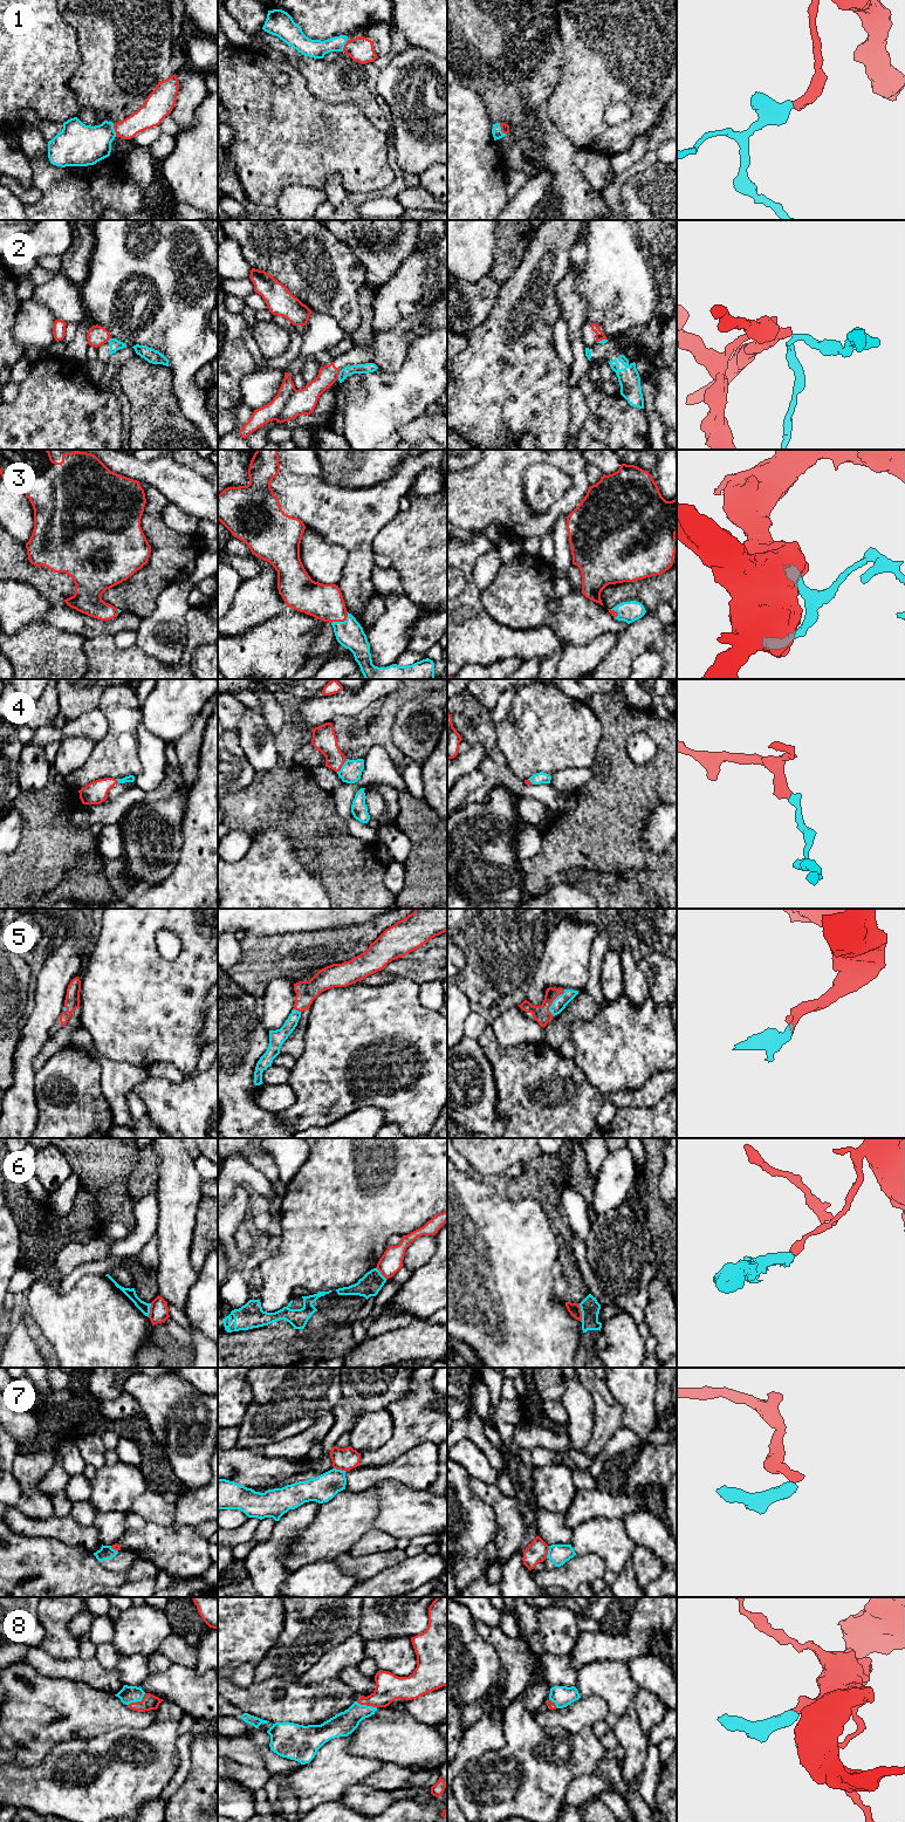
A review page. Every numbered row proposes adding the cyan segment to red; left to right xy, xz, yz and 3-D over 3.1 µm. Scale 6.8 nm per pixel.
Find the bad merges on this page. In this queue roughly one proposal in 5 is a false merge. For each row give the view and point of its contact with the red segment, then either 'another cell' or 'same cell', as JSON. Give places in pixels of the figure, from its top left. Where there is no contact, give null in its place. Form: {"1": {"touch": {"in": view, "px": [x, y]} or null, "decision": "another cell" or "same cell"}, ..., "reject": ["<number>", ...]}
{"1": {"touch": {"in": "xy", "px": [115, 130]}, "decision": "same cell"}, "2": {"touch": {"in": "xz", "px": [338, 374]}, "decision": "another cell"}, "3": {"touch": {"in": "xz", "px": [341, 621]}, "decision": "same cell"}, "4": {"touch": {"in": "xz", "px": [342, 765]}, "decision": "same cell"}, "5": {"touch": {"in": "yz", "px": [552, 1002]}, "decision": "same cell"}, "6": {"touch": {"in": "yz", "px": [581, 1313]}, "decision": "another cell"}, "7": {"touch": {"in": "yz", "px": [547, 1552]}, "decision": "another cell"}, "8": {"touch": {"in": "xy", "px": [137, 1701]}, "decision": "same cell"}, "reject": ["2", "6", "7"]}

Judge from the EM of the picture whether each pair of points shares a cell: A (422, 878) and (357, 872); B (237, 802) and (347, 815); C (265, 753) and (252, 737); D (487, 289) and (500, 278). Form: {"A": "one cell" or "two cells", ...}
{"A": "two cells", "B": "two cells", "C": "one cell", "D": "two cells"}

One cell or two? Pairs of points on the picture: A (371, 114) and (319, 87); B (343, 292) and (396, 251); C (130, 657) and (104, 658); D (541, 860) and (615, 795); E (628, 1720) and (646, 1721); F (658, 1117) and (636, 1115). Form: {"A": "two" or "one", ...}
{"A": "one", "B": "two", "C": "one", "D": "one", "E": "two", "F": "one"}

